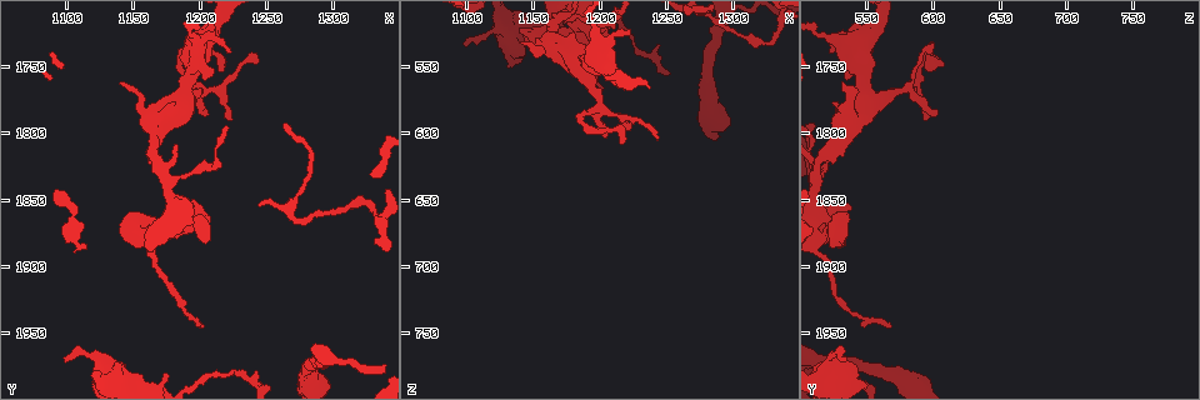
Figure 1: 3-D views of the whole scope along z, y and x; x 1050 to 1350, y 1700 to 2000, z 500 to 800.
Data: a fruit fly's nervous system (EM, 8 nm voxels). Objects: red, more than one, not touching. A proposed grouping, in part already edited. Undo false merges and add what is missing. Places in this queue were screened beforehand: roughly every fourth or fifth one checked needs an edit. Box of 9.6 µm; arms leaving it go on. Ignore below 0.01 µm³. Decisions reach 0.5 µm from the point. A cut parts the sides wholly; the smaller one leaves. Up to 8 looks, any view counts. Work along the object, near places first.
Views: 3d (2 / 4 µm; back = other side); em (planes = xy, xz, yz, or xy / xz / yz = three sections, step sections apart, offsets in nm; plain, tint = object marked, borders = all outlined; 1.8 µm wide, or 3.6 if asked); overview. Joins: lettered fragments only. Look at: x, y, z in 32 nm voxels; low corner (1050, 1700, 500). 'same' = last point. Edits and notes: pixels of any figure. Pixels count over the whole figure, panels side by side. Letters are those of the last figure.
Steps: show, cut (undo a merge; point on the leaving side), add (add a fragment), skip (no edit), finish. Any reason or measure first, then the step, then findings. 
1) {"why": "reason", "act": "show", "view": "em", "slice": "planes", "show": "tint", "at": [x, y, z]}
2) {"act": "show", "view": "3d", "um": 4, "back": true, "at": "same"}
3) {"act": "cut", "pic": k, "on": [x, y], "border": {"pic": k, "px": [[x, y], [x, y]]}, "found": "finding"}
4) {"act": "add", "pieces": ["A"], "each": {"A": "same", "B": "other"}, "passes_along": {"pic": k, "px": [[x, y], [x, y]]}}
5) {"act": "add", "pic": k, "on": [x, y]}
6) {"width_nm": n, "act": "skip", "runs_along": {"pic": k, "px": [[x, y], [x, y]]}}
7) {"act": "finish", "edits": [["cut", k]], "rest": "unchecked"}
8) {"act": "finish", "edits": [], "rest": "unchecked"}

{"why": "abrupt turn", "act": "show", "view": "3d", "um": 4, "at": [1174, 1790, 540]}

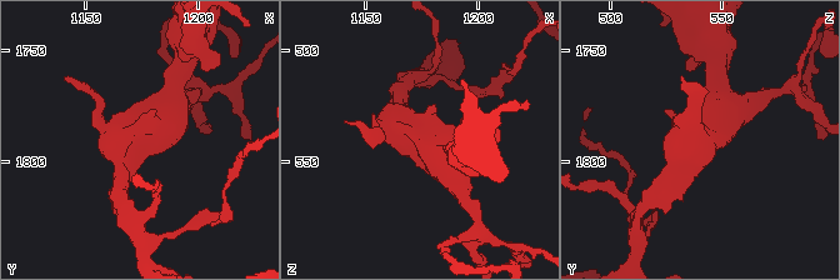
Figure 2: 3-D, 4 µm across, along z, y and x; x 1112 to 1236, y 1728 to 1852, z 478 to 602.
{"why": "now the EM", "act": "show", "view": "em", "um": 3.6, "slice": "xz", "step": 4, "show": "tint", "at": [1172, 1790, 541]}

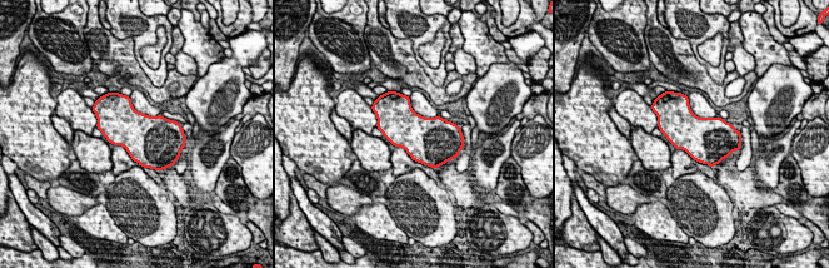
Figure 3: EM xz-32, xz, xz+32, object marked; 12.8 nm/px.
{"act": "show", "view": "em", "um": 3.6, "slice": "planes", "show": "borders", "at": "same"}

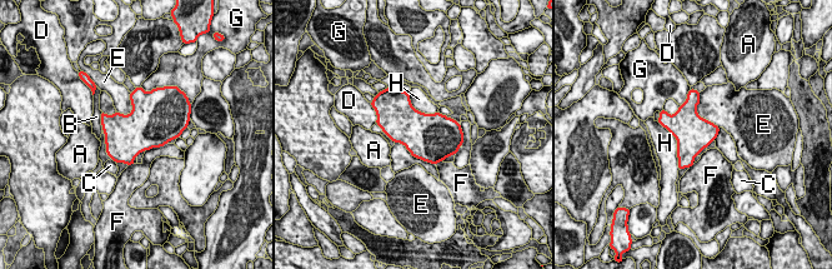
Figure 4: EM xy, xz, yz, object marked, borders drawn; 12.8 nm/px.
{"longest_contact_nm": ["H", 700], "act": "skip", "each": {"A": "other", "B": "other", "C": "other", "D": "other", "E": "other", "F": "other", "G": "other", "H": "other"}, "border": {"pic": 4, "px": [[698, 93], [697, 113], [718, 128]]}, "found": "continuous, no second neuron"}

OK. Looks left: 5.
{"why": "tapers out", "act": "show", "view": "em", "slice": "planes", "show": "borders", "at": [1098, 1970, 534]}

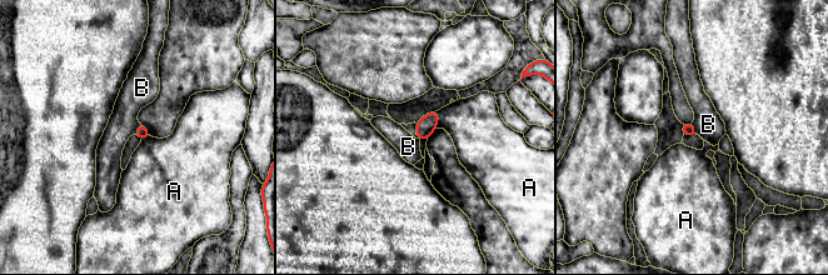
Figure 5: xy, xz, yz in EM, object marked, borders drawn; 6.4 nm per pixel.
{"act": "skip", "each": {"A": "other", "B": "other"}, "border": {"pic": 5, "px": [[692, 123], [697, 134]]}, "found": "none of them fits"}

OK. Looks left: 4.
{"why": "branch stops here", "act": "show", "view": "em", "slice": "planes", "show": "borders", "at": [1216, 1750, 606]}

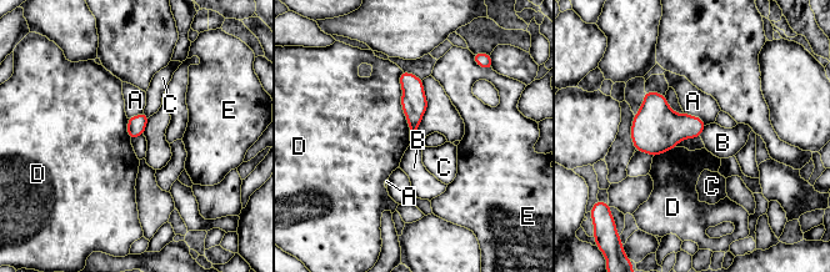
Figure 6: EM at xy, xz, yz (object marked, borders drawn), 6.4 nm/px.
{"act": "skip", "each": {"A": "other", "B": "other", "C": "other", "D": "other", "E": "other"}, "border": {"pic": 6, "px": [[401, 71], [401, 109], [410, 141]]}, "found": "no lettered fragment goes on from it"}

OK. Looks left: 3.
{"act": "finish", "edits": [], "rest": "unchecked"}

